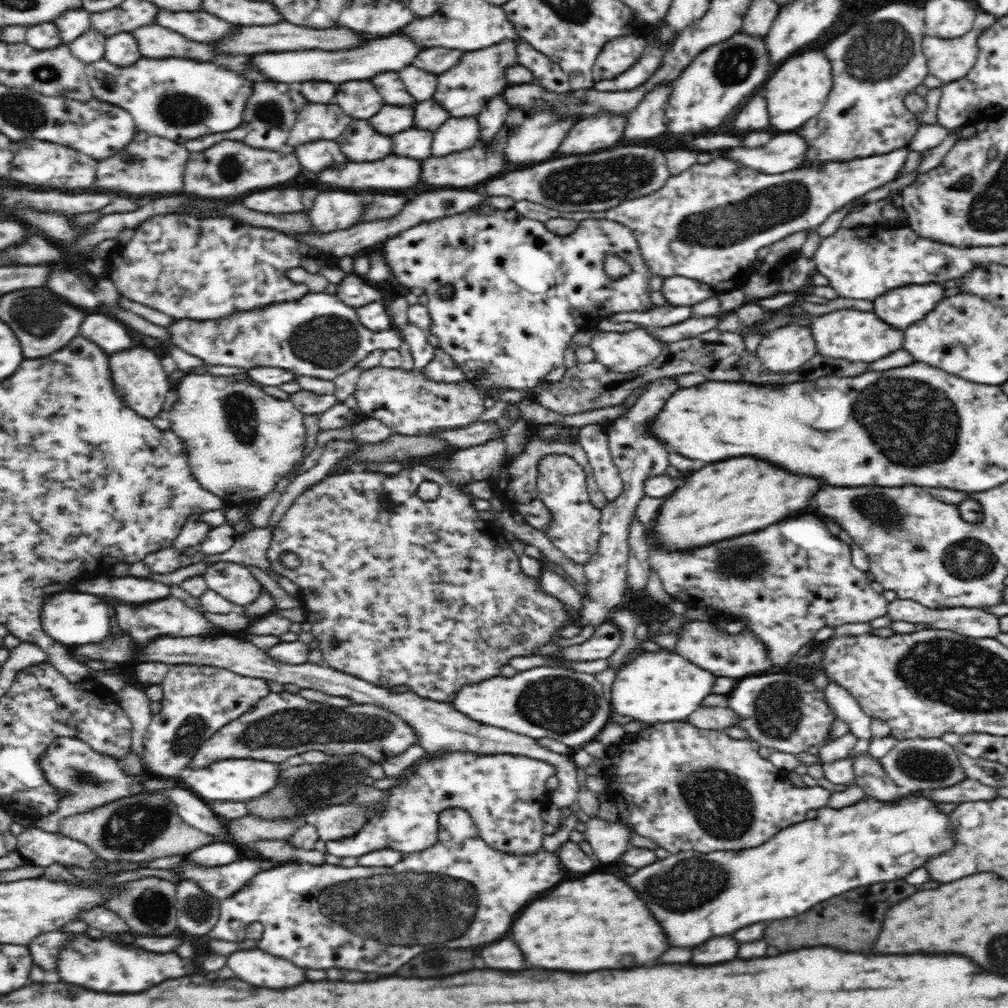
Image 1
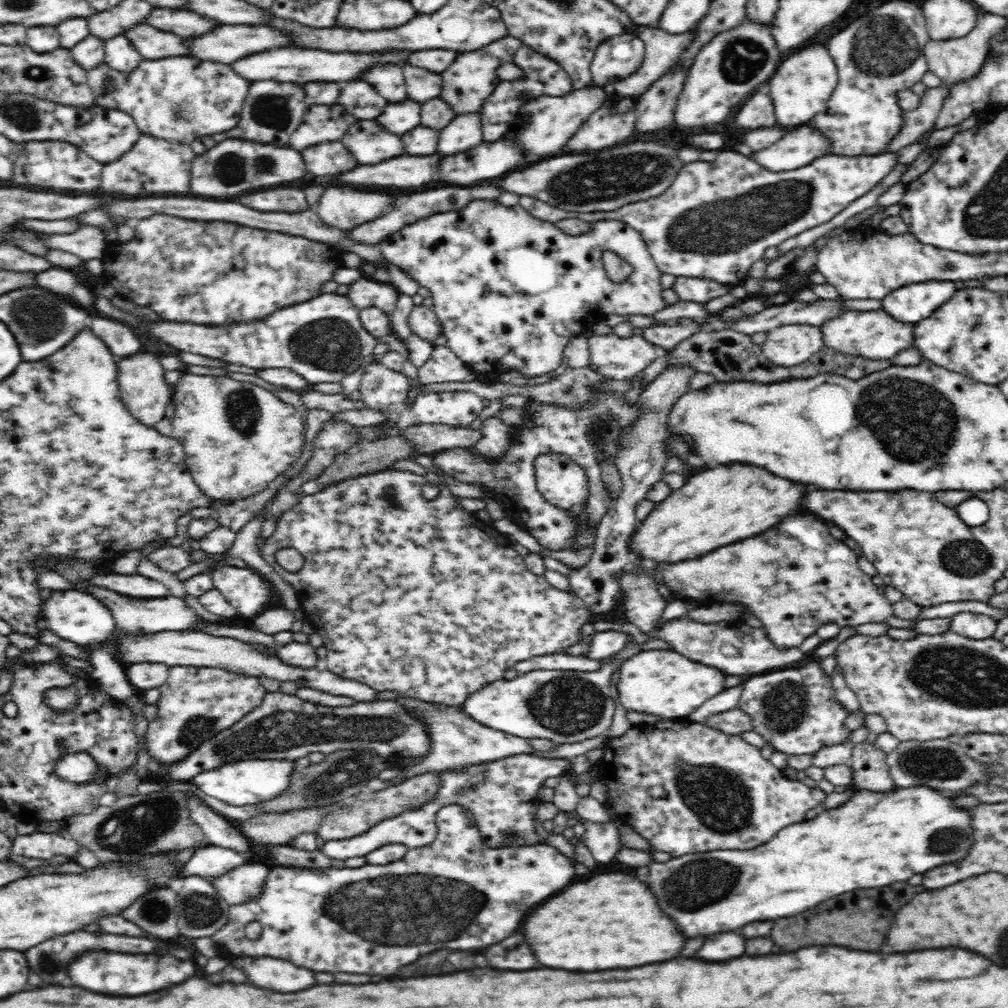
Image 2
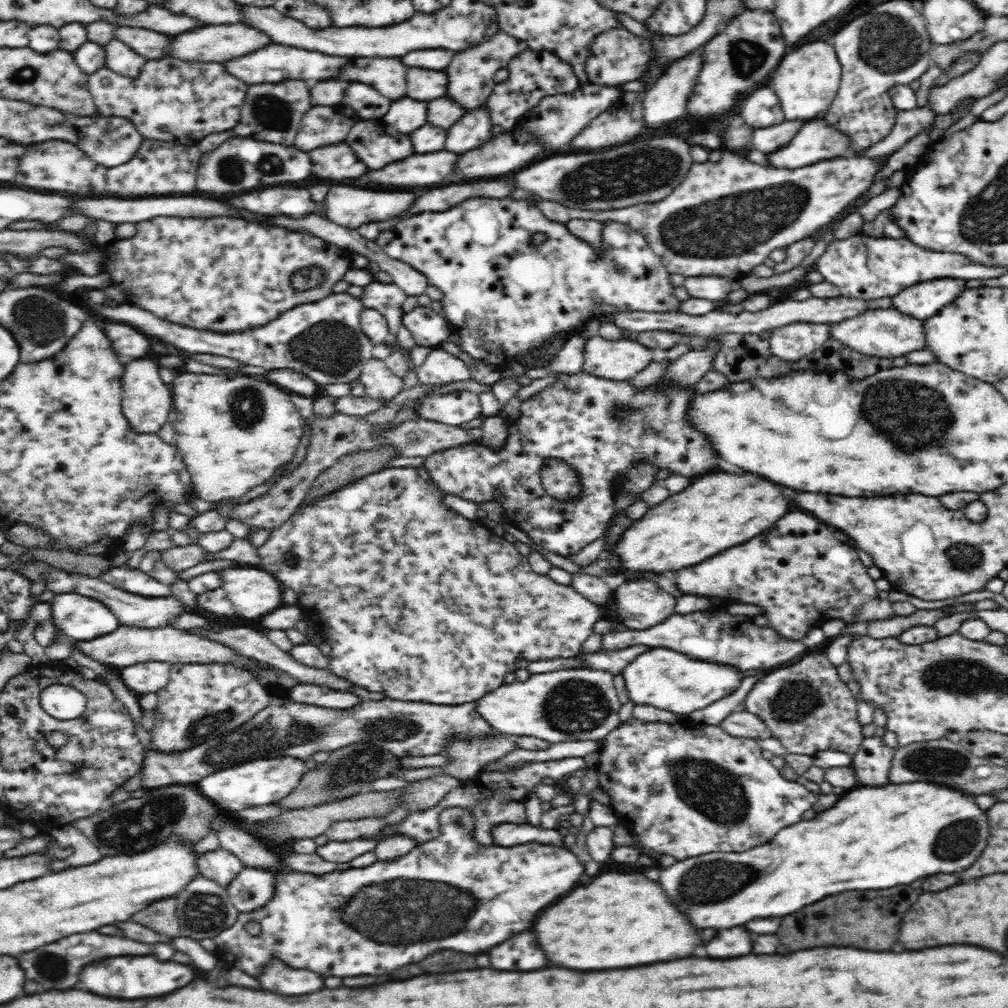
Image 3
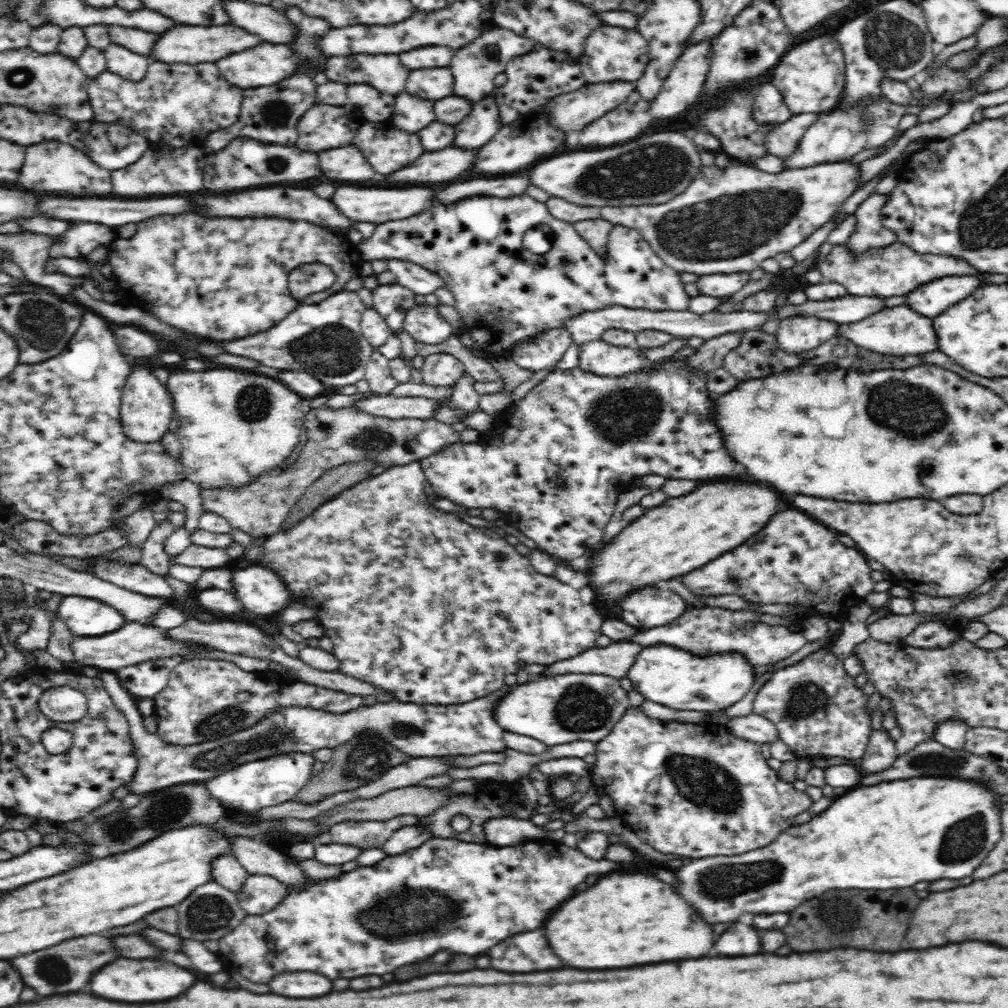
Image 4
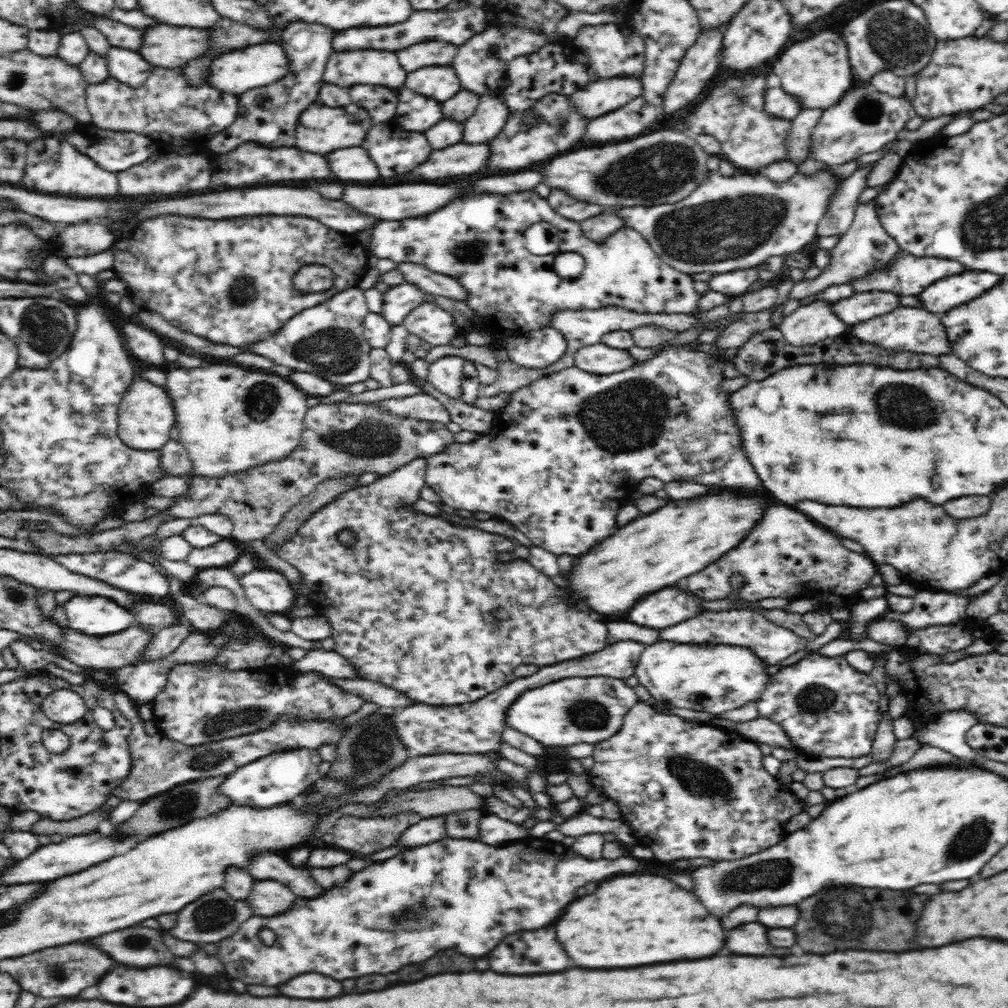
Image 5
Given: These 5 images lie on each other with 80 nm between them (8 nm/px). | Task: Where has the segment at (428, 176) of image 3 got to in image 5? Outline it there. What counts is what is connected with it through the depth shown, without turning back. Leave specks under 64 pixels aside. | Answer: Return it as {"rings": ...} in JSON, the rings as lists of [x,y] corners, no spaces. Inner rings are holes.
{"rings":[[[454,144],[442,150],[434,150],[430,158],[420,164],[406,178],[410,182],[438,180],[462,174],[474,174],[488,164],[490,146],[488,144]]]}

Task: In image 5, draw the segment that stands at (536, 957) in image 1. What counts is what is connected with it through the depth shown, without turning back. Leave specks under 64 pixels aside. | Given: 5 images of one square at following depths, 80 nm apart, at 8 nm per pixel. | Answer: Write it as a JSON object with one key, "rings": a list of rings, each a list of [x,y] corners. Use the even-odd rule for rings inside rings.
{"rings":[[[618,876],[602,882],[596,894],[566,908],[566,914],[556,922],[556,934],[572,962],[582,968],[632,968],[668,960],[698,960],[718,954],[726,942],[722,920],[712,916],[692,892],[662,876]]]}

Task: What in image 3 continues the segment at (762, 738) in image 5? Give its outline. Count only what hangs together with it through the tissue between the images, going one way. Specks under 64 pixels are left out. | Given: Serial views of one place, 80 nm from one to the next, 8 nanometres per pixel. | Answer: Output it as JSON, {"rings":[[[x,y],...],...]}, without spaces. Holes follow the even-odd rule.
{"rings":[[[735,710],[721,722],[720,726],[733,737],[754,740],[771,737],[771,732],[764,721],[759,716],[746,710]]]}

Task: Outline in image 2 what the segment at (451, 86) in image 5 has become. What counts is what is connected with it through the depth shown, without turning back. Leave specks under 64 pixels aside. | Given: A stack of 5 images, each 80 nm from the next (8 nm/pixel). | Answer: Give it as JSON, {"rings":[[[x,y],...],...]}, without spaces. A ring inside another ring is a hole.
{"rings":[[[404,66],[404,76],[406,76],[406,92],[410,100],[416,102],[426,102],[430,98],[438,98],[442,92],[442,76],[416,68],[416,66]]]}

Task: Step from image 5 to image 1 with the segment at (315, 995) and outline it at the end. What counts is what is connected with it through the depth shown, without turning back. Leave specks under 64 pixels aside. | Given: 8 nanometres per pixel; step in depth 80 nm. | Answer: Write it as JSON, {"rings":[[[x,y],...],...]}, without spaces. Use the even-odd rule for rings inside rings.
{"rings":[[[240,950],[228,956],[228,968],[244,982],[268,988],[292,988],[306,982],[302,968],[284,958],[274,958],[262,950]]]}

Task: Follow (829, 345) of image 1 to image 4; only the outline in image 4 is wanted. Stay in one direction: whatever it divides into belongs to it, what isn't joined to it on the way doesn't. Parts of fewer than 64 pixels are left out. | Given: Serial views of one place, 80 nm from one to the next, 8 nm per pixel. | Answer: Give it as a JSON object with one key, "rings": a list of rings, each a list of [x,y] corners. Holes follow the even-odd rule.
{"rings":[[[894,306],[882,312],[872,314],[860,322],[842,324],[838,328],[838,335],[849,338],[861,348],[874,350],[876,353],[905,356],[928,355],[930,352],[940,352],[938,333],[934,329],[934,319],[916,313],[908,306]]]}

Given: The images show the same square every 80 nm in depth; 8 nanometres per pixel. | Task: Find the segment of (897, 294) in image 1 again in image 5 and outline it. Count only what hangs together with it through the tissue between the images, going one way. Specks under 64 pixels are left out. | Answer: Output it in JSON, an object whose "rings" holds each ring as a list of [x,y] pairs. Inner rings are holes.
{"rings":[[[968,272],[934,281],[919,295],[924,309],[942,315],[980,298],[1002,282],[1002,275],[992,272]]]}

